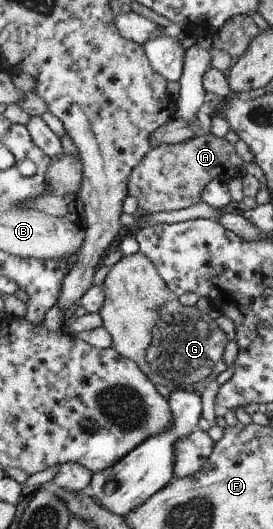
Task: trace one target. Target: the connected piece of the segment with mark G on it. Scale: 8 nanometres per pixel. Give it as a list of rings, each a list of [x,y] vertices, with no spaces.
[[[139,251],[137,254],[132,255],[124,255],[114,266],[111,266],[110,270],[108,270],[108,274],[103,282],[104,289],[104,304],[100,309],[99,315],[102,317],[103,327],[110,333],[112,338],[112,348],[120,354],[120,356],[124,356],[124,358],[128,358],[130,360],[134,360],[138,366],[140,366],[140,370],[146,374],[146,376],[150,379],[150,382],[155,386],[164,386],[164,388],[168,388],[170,392],[174,390],[188,390],[190,392],[203,392],[206,386],[216,385],[219,381],[219,376],[227,369],[226,363],[222,359],[222,355],[224,352],[225,345],[229,342],[228,336],[222,328],[216,324],[214,326],[214,330],[210,330],[207,323],[202,320],[202,314],[198,310],[197,307],[189,307],[180,304],[179,297],[175,294],[172,294],[172,291],[168,288],[167,284],[164,282],[164,279],[158,274],[156,267],[152,264],[152,260],[146,256],[146,254],[141,254]]]

